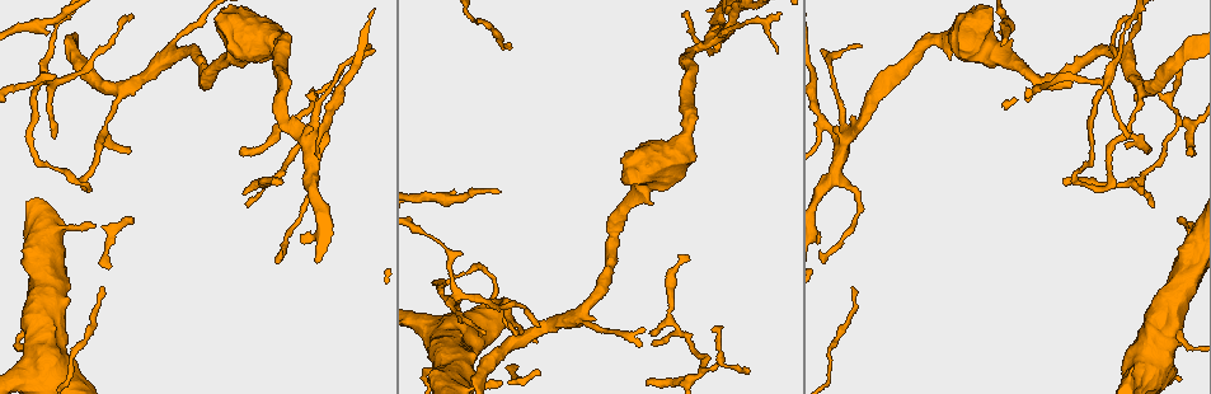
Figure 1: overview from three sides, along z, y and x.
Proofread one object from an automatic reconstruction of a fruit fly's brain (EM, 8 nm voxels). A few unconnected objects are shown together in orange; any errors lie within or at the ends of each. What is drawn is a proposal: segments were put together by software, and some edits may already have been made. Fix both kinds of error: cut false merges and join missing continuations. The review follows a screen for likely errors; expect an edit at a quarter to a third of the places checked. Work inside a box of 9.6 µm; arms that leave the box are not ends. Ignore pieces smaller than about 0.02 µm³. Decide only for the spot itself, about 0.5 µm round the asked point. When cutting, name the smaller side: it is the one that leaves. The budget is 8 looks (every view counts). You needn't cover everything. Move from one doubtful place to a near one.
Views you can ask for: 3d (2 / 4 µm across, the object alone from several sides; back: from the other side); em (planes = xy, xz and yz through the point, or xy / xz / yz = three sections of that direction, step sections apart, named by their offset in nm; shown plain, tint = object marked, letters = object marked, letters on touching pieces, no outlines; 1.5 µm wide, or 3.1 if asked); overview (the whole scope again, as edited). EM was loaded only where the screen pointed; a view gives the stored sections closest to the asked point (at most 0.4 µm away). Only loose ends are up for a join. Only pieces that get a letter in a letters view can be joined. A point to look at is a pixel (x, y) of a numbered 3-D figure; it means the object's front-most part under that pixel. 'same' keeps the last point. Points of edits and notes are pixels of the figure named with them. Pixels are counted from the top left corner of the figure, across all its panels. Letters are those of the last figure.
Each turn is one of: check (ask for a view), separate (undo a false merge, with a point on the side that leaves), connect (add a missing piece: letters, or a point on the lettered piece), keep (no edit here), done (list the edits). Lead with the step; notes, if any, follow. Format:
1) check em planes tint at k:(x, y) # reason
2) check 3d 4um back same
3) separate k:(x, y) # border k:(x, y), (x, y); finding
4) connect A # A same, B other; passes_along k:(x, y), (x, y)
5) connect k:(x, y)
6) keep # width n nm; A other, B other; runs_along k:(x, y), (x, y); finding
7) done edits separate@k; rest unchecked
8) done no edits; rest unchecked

check 3d 4um at 1:(687, 257) # thin end

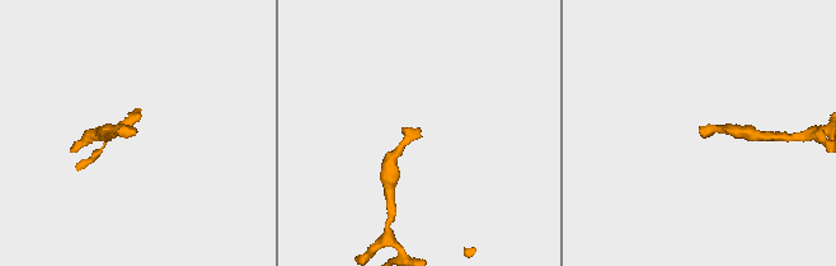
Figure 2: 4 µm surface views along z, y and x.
check em planes plain at 2:(134, 129)

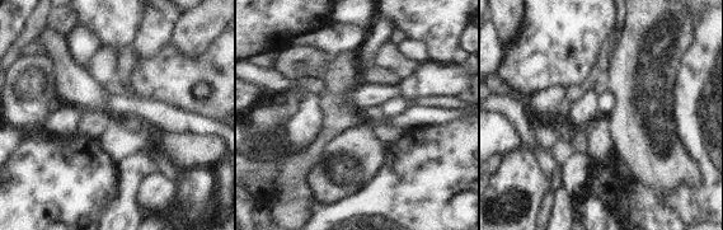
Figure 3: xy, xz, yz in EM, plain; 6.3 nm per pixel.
check em planes letters same

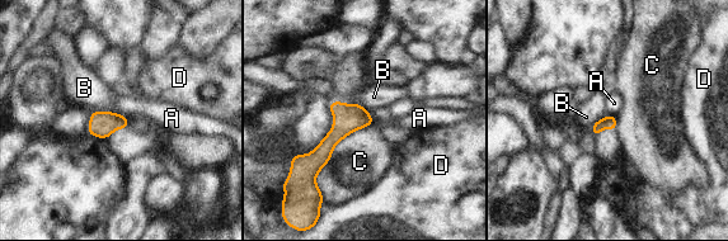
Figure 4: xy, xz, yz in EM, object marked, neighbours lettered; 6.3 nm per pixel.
keep # A other, B other, C other, D other; runs_along 4:(367, 117), (300, 159); none of them fits

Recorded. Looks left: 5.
check 3d 4um at 1:(313, 101) # free end

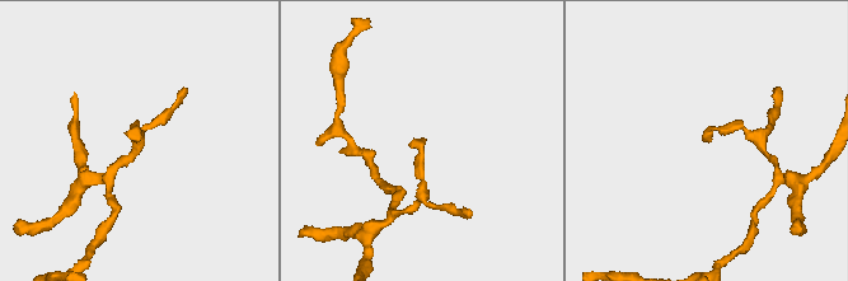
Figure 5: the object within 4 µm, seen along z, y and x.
check em planes tint at 5:(425, 139)

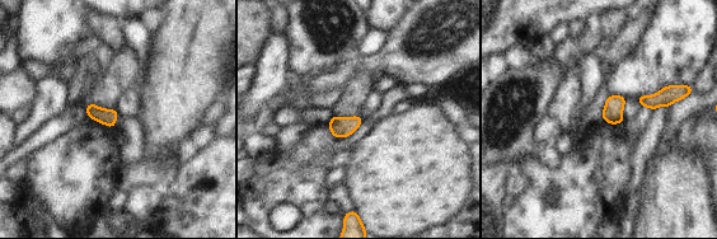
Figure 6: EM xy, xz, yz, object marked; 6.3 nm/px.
check em planes letters same

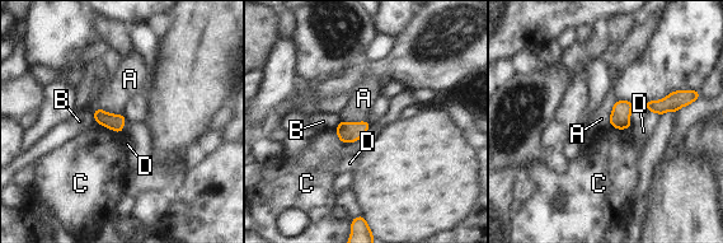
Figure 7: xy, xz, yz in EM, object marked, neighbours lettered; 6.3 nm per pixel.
keep # width 110 nm; A other, B other, C other, D other; no lettered piece goes on from it

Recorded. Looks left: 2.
check 3d 2um back at 1:(1147, 149)

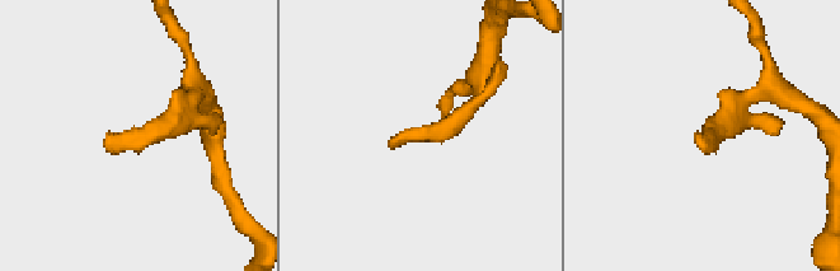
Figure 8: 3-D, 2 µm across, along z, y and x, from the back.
check em planes letters at 8:(389, 146) # shape alone is not enough

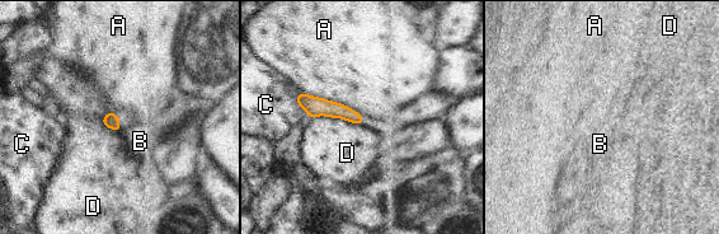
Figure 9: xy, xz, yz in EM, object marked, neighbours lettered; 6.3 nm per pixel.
keep # longest_contact A 440 nm; A other, B other, C other, D other; none of them fits

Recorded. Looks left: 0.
done no edits; rest unchecked

